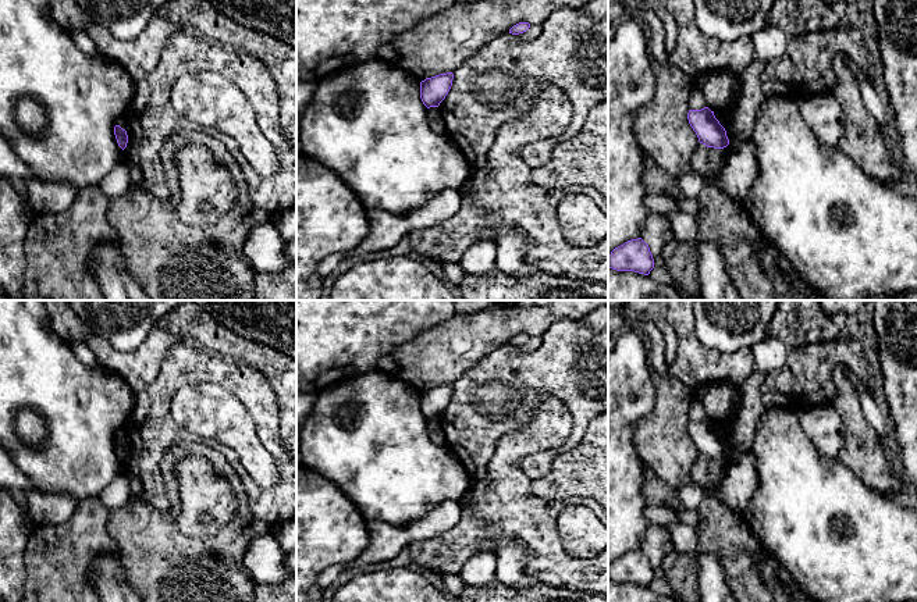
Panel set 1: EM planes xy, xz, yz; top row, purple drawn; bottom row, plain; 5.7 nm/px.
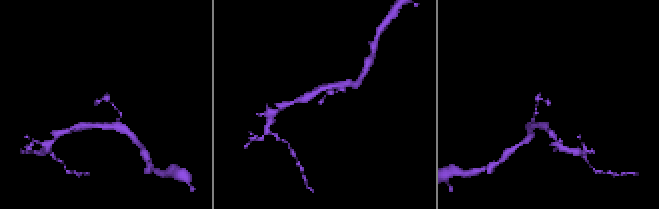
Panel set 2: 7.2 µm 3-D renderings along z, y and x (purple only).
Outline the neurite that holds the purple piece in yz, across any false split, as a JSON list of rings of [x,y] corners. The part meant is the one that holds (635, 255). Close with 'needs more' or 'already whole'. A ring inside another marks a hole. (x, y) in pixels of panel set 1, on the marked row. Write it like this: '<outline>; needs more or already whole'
[[[637,238],[615,247],[608,256],[608,267],[616,271],[635,271],[648,275],[654,268],[654,259],[648,245]]]; already whole

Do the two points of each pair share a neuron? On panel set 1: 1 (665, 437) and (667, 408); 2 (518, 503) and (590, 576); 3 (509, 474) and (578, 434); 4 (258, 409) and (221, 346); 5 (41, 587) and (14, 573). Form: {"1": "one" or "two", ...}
{"1": "one", "2": "one", "3": "two", "4": "two", "5": "two"}

